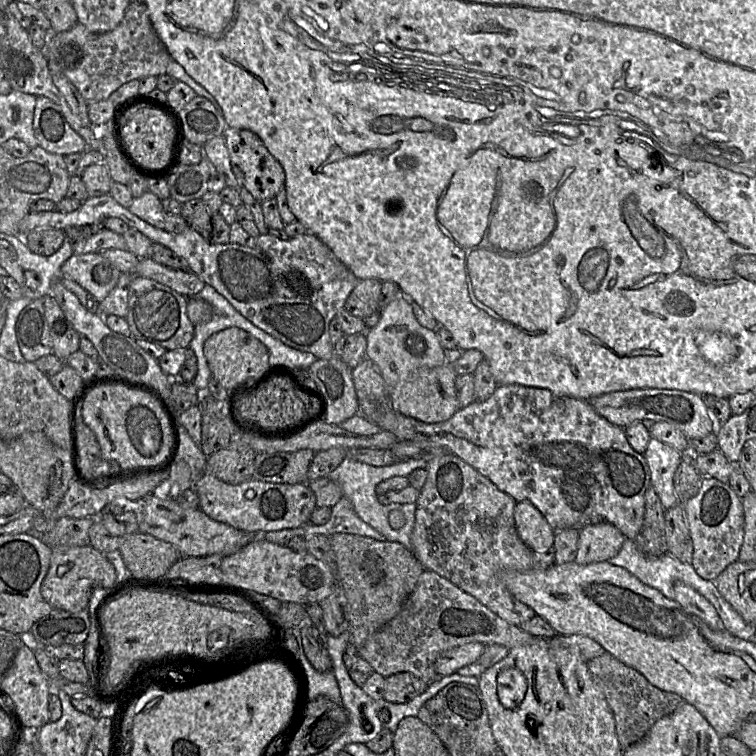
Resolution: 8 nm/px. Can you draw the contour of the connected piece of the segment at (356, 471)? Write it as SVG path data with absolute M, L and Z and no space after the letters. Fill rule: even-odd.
M346 456L341 464L334 471L332 471L327 478L340 485L343 491L343 497L346 497L351 501L356 514L364 522L382 534L387 541L399 542L407 549L411 550L411 534L415 524L415 511L417 507L416 502L408 504L392 503L383 505L378 500L376 486L380 482L394 476L408 477L411 472L417 468L426 469L427 462L424 460L407 460L396 462L389 466L376 467L353 460L351 457ZM393 510L399 510L404 514L405 524L400 529L393 529L389 524L388 517L390 512Z

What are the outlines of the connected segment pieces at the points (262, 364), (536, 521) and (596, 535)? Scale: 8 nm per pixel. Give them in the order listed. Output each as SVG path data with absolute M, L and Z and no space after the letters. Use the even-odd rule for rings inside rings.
M237 327L226 328L209 336L203 344L203 354L212 379L227 391L242 381L264 376L273 366L269 364L267 348L251 334Z
M531 502L516 503L514 521L518 536L532 552L544 552L553 546L555 532Z
M606 521L583 526L574 562L587 565L608 561L618 554L625 539L615 526Z

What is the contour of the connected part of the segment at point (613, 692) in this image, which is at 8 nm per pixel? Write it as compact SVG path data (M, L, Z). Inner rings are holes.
M608 652L587 661L587 667L612 710L622 751L641 740L659 719L673 713L684 701L676 693L653 686L641 673Z

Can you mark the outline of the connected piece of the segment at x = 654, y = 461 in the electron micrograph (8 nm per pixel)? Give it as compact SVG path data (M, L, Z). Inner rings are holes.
M650 438L644 457L651 473L651 486L655 489L664 509L678 503L674 492L674 474L682 460L682 454L670 445Z

